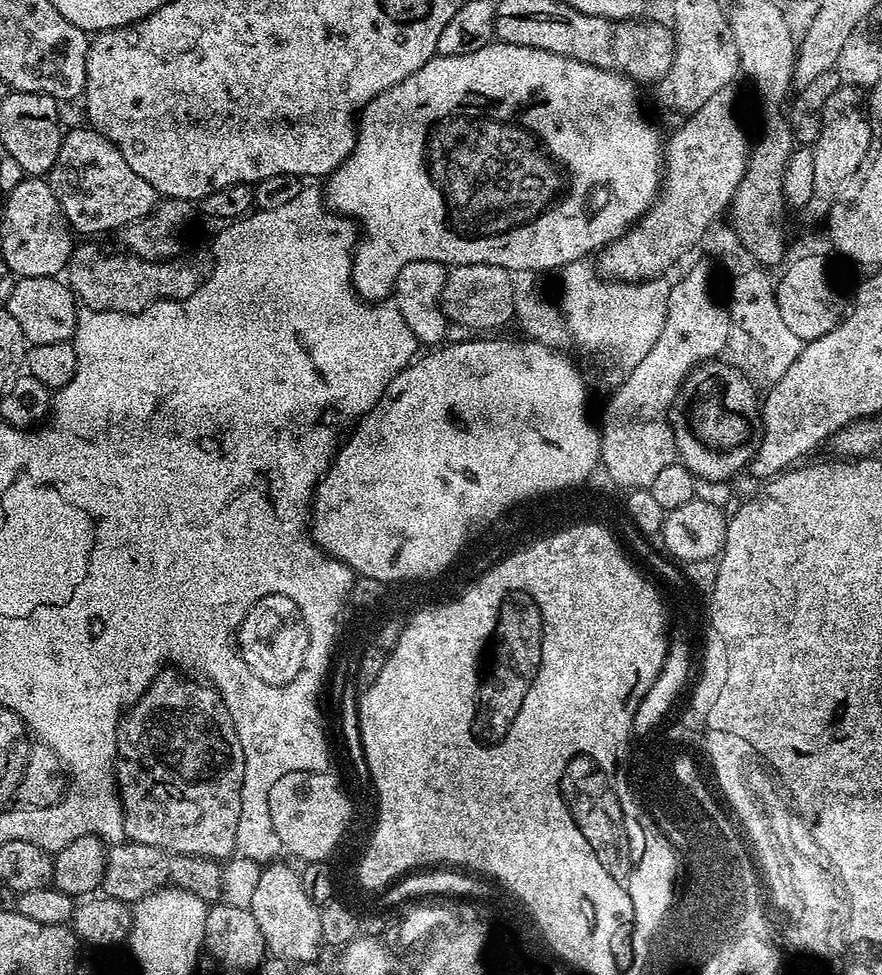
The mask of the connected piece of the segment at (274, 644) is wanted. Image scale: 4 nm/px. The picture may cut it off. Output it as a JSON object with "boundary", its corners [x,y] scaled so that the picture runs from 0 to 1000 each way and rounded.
{"boundary":[[[299,607],[296,611],[290,611],[290,615],[281,619],[281,624],[277,624],[270,644],[263,644],[263,669],[273,680],[279,681],[279,689],[285,691],[287,696],[296,697],[312,710],[330,707],[330,702],[340,696],[346,686],[345,681],[338,679],[338,667],[344,667],[349,661],[344,636],[345,627],[342,622],[338,622],[338,613],[317,607]]]}

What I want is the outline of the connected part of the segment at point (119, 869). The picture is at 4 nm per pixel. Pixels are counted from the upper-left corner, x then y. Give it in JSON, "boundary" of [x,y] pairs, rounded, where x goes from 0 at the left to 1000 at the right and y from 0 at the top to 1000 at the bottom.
{"boundary":[[[132,864],[121,871],[118,899],[112,910],[117,918],[137,923],[146,929],[153,928],[155,923],[170,918],[183,909],[203,909],[221,919],[229,920],[234,925],[240,925],[251,918],[254,895],[255,891],[238,880],[201,878],[198,874],[186,874],[175,868]]]}

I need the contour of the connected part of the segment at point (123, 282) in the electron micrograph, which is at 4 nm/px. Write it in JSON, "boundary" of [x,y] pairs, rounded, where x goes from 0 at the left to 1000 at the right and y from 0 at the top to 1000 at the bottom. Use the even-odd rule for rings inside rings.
{"boundary":[[[91,248],[77,266],[75,290],[96,317],[105,320],[160,320],[180,308],[210,308],[238,285],[239,257],[214,257],[198,267],[167,267],[160,263],[121,263],[109,248]]]}

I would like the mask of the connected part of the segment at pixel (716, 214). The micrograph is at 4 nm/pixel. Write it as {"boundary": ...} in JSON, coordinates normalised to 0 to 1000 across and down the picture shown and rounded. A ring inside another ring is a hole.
{"boundary":[[[830,92],[810,96],[807,101],[789,116],[777,122],[772,131],[762,135],[762,141],[755,144],[755,159],[751,173],[751,189],[745,202],[739,206],[739,212],[722,230],[712,235],[709,242],[703,242],[692,248],[678,259],[678,279],[681,284],[690,287],[710,287],[724,289],[738,287],[754,282],[753,278],[765,269],[770,263],[776,263],[785,253],[797,247],[799,240],[808,229],[827,216],[832,199],[837,195],[837,187],[846,178],[850,143],[844,127],[839,124],[839,115],[834,112],[834,98]]]}

